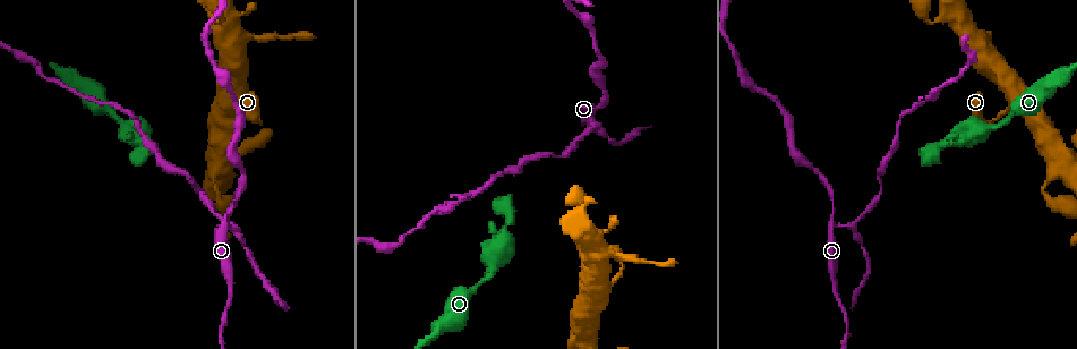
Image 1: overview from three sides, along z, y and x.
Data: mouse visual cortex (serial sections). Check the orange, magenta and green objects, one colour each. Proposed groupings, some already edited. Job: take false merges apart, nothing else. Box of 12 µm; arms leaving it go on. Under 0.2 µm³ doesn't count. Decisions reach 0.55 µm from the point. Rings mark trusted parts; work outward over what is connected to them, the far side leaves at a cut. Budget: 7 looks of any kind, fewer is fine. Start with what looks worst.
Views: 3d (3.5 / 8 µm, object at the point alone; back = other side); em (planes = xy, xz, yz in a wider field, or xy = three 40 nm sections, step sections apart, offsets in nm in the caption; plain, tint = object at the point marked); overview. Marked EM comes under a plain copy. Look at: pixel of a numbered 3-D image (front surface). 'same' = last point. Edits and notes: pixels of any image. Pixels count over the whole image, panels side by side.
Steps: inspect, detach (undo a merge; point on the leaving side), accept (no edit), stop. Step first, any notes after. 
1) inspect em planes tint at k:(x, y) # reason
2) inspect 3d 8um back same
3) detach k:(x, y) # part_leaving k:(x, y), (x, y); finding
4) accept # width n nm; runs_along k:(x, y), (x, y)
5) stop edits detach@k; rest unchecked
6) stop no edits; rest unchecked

inspect 3d 3.5um at 1:(849, 226) # sharp bend

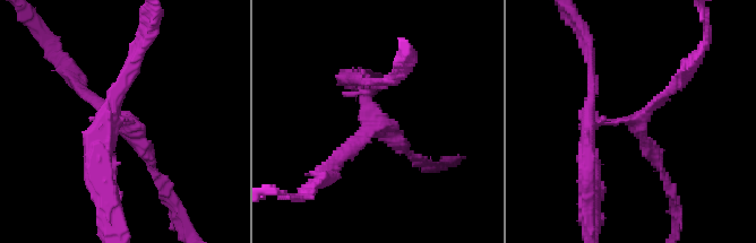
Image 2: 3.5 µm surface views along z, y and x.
inspect em xy step 2 tint at 2:(633, 120)

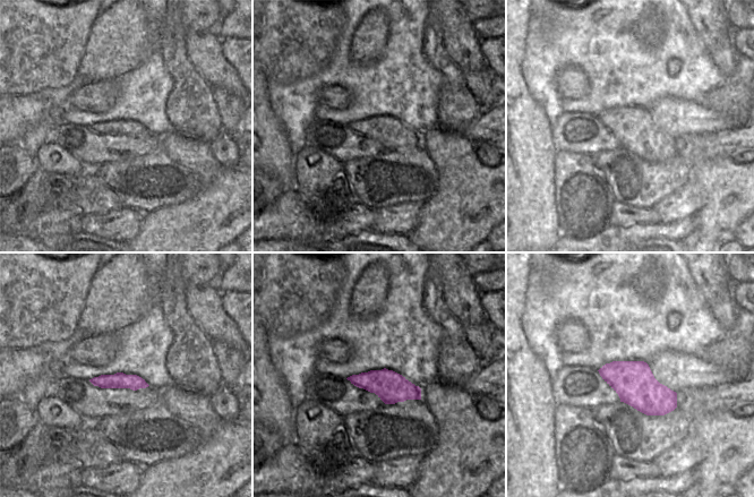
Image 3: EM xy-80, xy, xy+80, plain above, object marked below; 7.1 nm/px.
detach 2:(139, 135) # part_leaving 2:(615, 121), (641, 121), (681, 76); a second cell is stuck on

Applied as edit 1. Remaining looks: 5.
inspect 3d 3.5um at 1:(1056, 174) # calibre changes

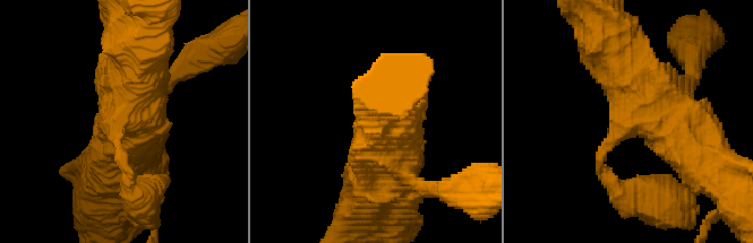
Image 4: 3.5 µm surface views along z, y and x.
inspect em xy step 2 tint at 4:(626, 124)

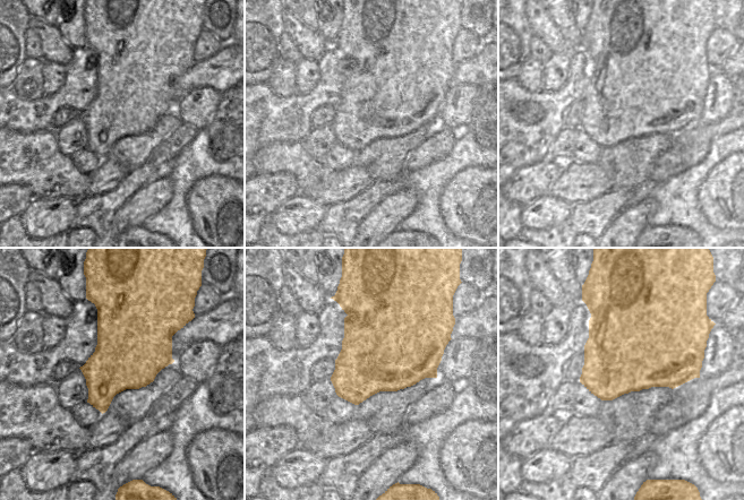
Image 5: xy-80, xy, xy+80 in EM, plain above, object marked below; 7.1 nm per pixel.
accept # runs_along 4:(140, 38), (123, 164); continuous, no second cell

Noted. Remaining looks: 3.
inspect 3d 8um at 1:(957, 13)

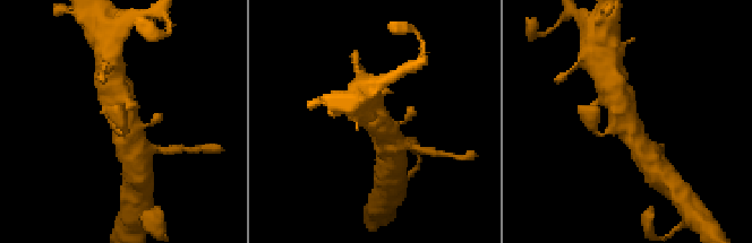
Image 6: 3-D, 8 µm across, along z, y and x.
inspect 3d 3.5um at 6:(627, 121) # zoom in

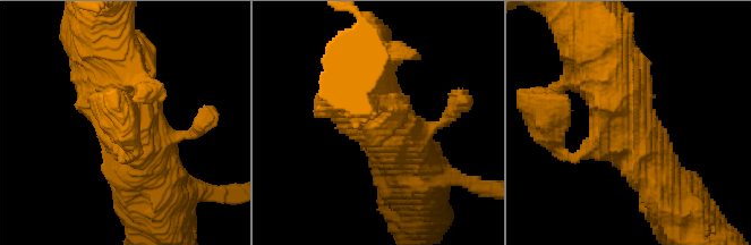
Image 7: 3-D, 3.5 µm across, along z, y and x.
inspect em xy step 5 tint at 7:(626, 129)

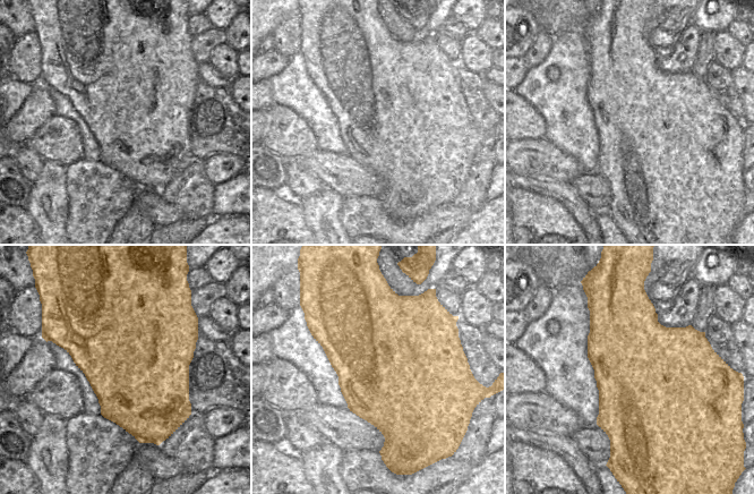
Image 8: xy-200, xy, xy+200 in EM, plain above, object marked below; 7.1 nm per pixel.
accept # runs_along 7:(663, 188), (628, 129), (570, 157); all the same cell

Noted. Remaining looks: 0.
stop edits detach@2; rest unchecked

